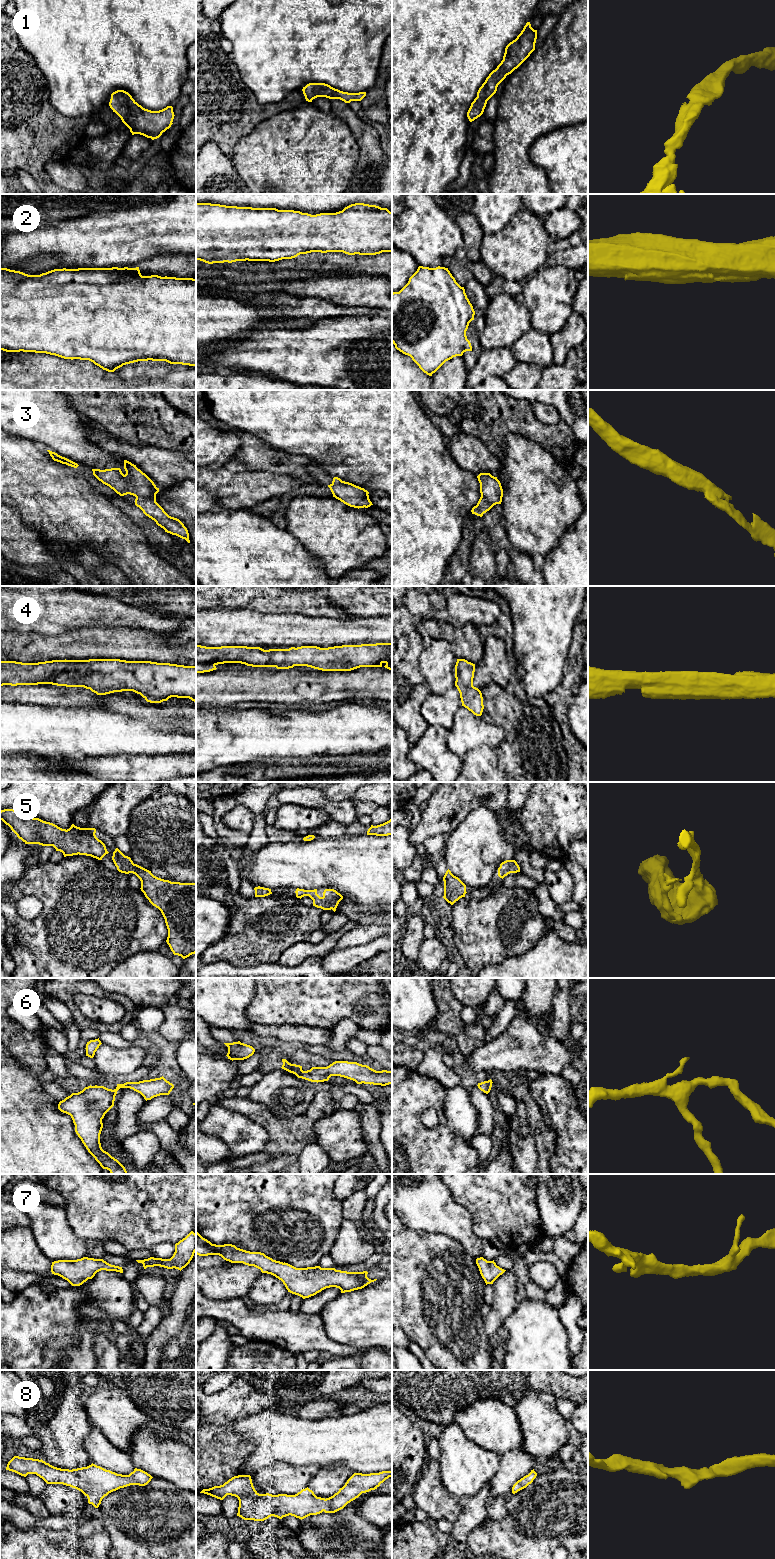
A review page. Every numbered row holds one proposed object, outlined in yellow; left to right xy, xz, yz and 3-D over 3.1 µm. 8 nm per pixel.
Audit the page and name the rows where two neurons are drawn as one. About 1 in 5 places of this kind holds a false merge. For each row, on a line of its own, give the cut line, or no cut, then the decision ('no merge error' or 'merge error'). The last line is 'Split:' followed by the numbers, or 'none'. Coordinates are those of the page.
1: cut none; no merge error
2: cut none; no merge error
3: cut none; no merge error
4: cut none; no merge error
5: cut none; no merge error
6: cut none; no merge error
7: cut none; no merge error
8: cut none; no merge error
Split: none

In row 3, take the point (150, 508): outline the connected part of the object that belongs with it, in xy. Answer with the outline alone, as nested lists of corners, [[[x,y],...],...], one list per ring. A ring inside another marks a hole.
[[[124,460],[124,469],[125,475],[120,468],[92,469],[92,471],[99,481],[109,486],[120,496],[127,494],[135,496],[135,505],[165,532],[176,535],[190,543],[189,533],[184,524],[179,519],[169,516],[156,502],[159,488],[154,482],[136,465],[127,460]]]

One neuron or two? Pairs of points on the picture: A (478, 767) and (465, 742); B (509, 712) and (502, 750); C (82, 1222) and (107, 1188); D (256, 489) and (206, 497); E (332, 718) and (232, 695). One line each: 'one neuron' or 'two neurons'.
A: two neurons
B: one neuron
C: one neuron
D: two neurons
E: two neurons

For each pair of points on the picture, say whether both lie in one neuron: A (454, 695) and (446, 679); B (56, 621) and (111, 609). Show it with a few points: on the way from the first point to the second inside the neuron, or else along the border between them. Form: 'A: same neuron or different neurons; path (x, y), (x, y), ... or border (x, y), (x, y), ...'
A: different neurons; border (454, 685), (441, 694), (430, 692)
B: same neuron; path (70, 610), (97, 610)

